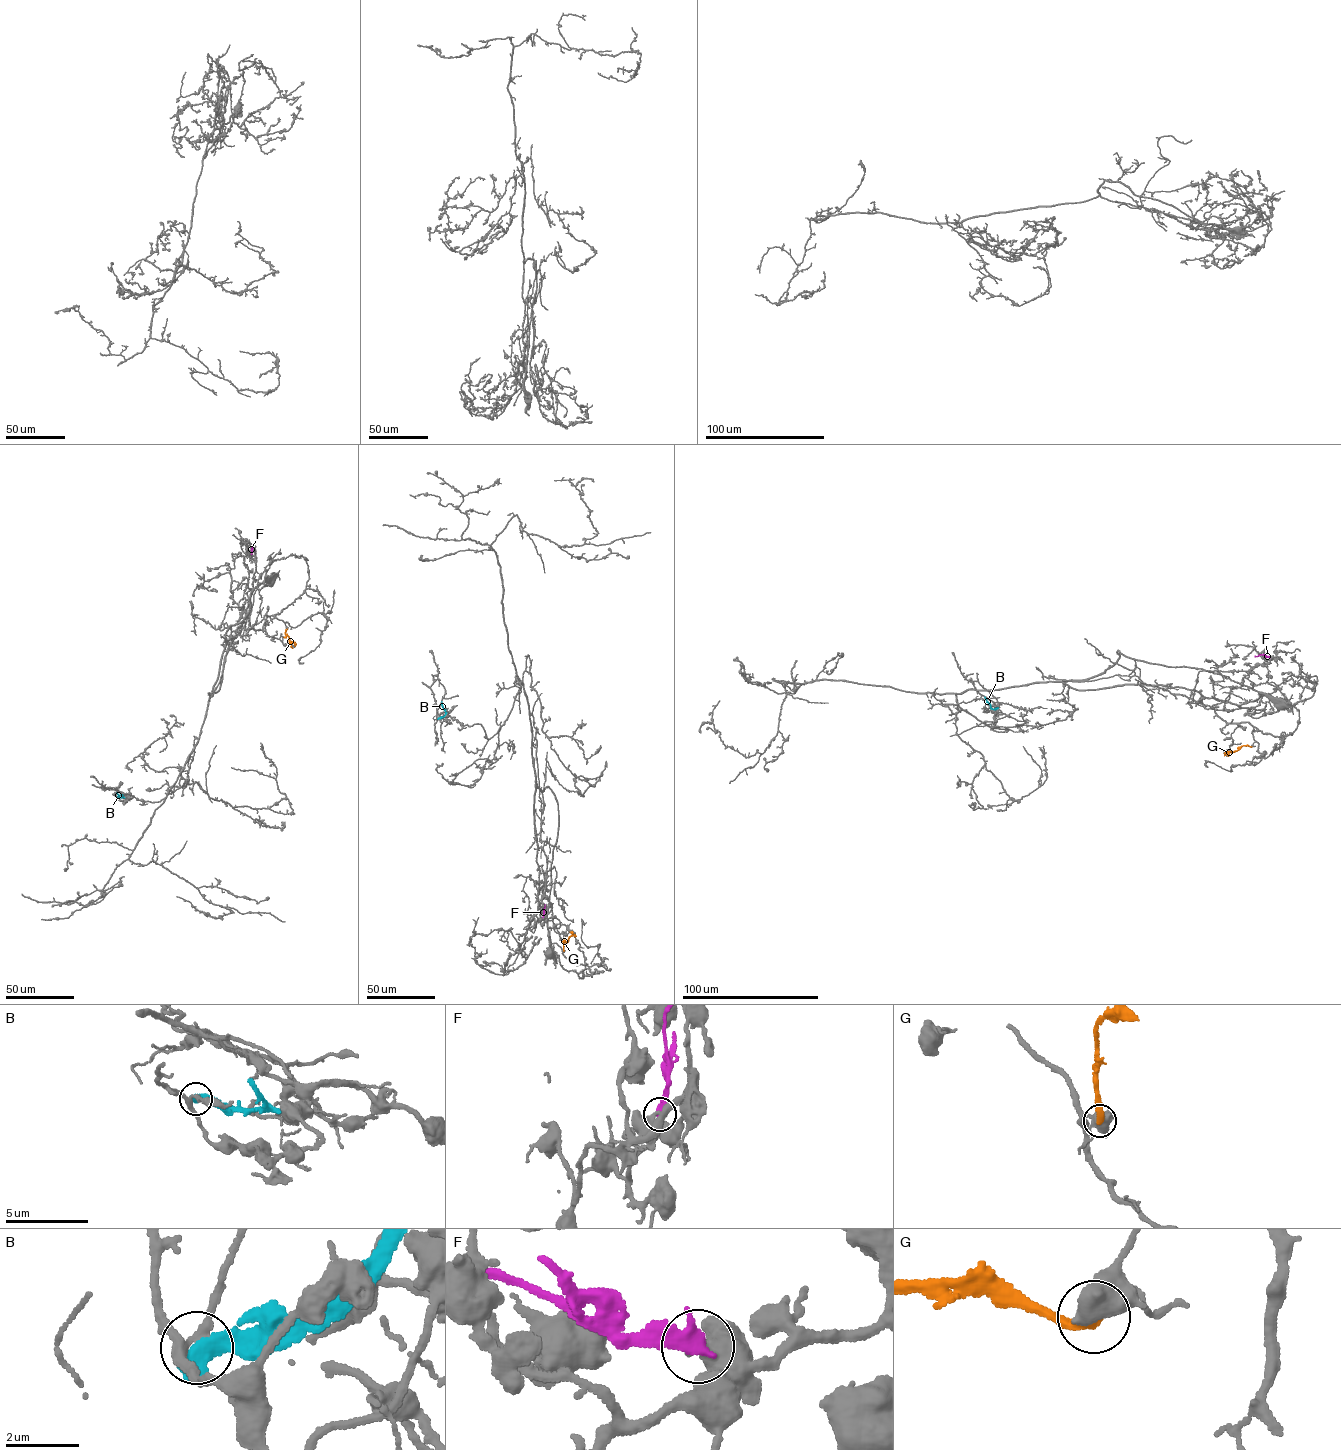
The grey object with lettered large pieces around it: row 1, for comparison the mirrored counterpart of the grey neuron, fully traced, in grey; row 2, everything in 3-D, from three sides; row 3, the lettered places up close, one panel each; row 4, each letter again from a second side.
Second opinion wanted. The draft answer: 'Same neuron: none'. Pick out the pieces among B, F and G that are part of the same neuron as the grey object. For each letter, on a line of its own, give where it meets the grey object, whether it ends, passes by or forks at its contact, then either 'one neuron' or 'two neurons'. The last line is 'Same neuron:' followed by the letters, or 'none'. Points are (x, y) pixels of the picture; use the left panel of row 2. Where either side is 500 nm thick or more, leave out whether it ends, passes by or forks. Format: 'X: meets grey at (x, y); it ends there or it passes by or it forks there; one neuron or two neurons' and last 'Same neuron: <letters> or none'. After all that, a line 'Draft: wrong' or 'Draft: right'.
B: meets grey at (117, 796); two neurons
F: meets grey at (252, 547); it ends there; two neurons
G: meets grey at (287, 629); it ends there; two neurons
Same neuron: none
Draft: right

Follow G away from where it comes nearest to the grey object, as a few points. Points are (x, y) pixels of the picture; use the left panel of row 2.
G: (287, 628), (285, 633), (292, 648)

